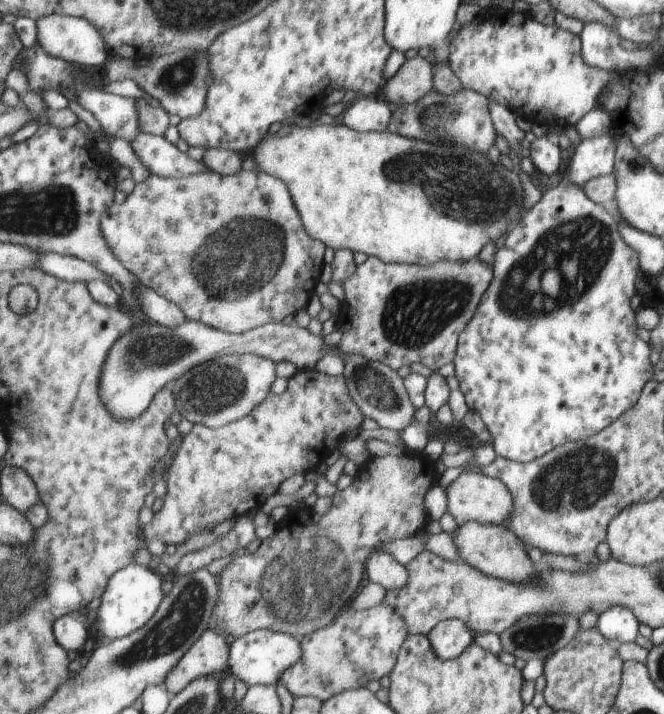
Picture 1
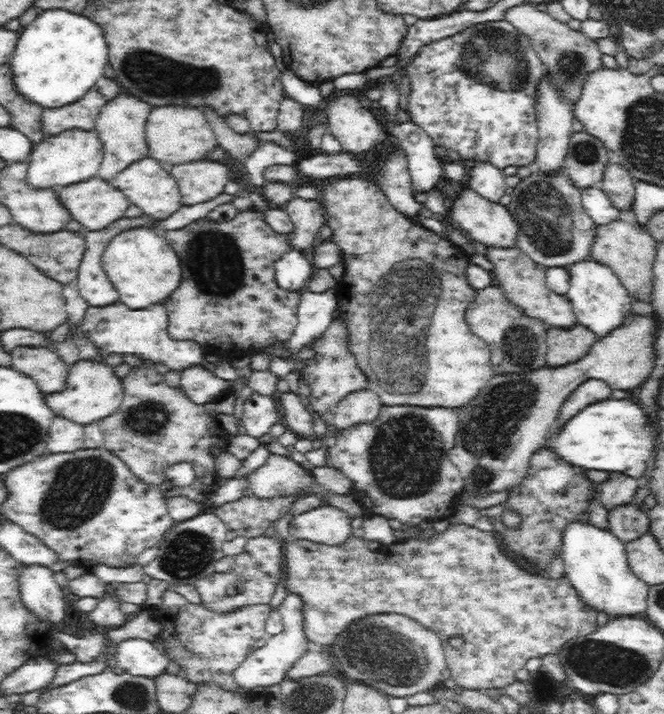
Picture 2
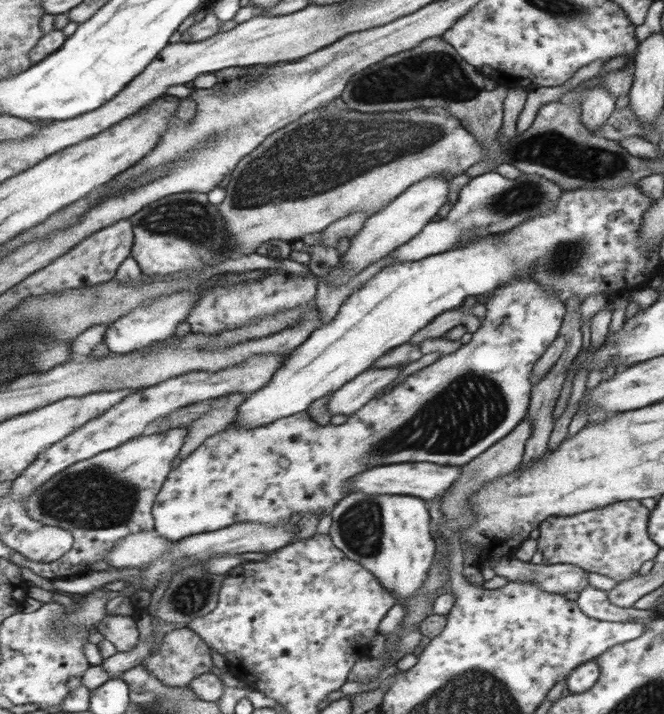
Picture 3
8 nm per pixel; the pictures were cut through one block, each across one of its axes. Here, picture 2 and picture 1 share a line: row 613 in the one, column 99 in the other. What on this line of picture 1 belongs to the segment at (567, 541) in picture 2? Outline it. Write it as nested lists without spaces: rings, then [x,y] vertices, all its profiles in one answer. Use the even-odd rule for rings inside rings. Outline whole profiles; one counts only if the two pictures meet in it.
[[[138,562],[114,574],[97,610],[98,644],[121,639],[144,628],[159,613],[164,599],[163,575]]]

